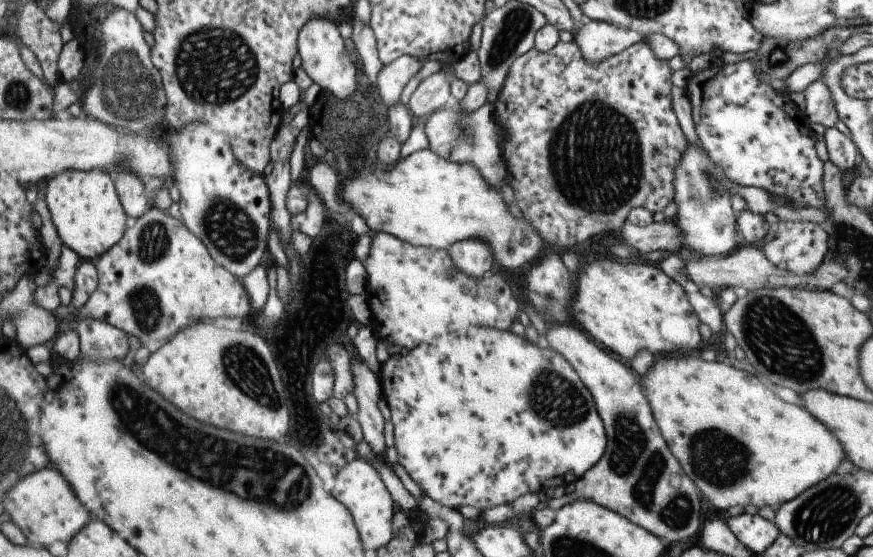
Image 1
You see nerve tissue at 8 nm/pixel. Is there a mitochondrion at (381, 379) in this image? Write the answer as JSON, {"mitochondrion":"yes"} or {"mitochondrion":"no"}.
{"mitochondrion":"no"}

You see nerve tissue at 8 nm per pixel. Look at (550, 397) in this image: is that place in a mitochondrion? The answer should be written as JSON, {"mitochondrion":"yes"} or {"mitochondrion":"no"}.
{"mitochondrion":"yes"}

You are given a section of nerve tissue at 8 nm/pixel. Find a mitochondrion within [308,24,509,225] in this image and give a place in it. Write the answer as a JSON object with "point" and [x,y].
{"point":[457,134]}

